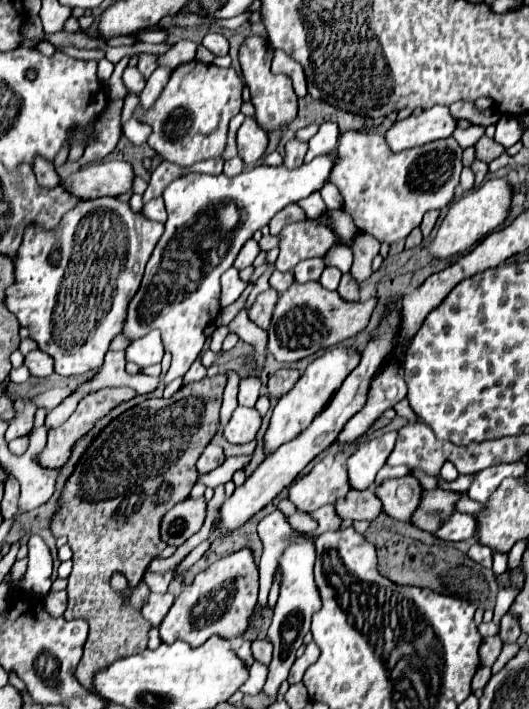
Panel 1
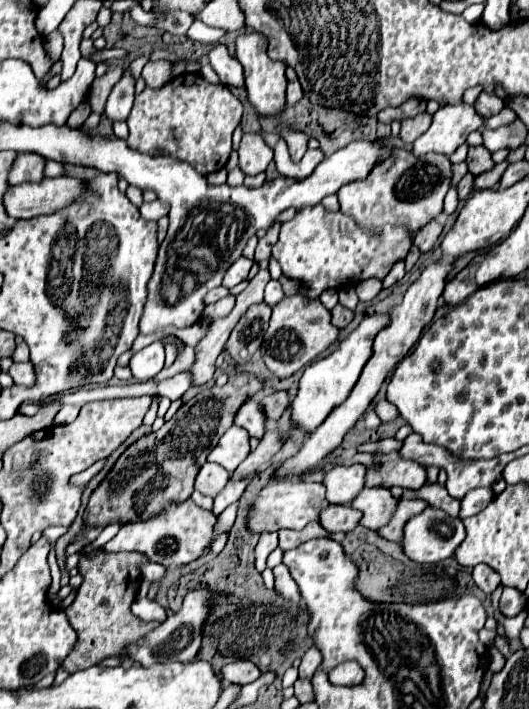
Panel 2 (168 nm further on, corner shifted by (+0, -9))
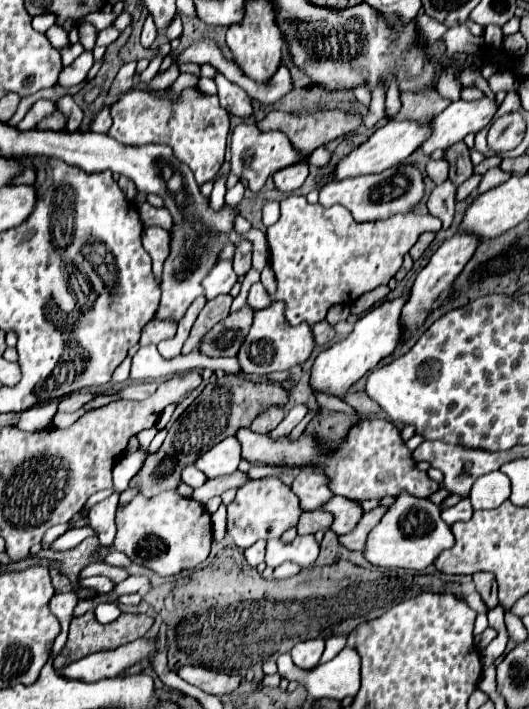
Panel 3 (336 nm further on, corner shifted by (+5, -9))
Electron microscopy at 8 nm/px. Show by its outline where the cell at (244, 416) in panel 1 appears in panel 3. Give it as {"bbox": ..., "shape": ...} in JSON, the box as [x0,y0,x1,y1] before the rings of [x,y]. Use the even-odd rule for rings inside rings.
{"bbox":[194,437,240,479],"shape":[[[226,437],[222,443],[218,443],[208,453],[204,453],[194,461],[194,465],[208,479],[234,473],[238,469],[238,463],[240,463],[240,443],[234,437]]]}

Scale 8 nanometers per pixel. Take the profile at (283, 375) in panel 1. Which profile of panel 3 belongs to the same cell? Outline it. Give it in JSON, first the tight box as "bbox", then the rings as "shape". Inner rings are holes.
{"bbox":[250,409,284,435],"shape":[[[268,409],[268,413],[262,413],[262,415],[250,425],[250,429],[252,429],[254,433],[266,435],[266,433],[270,433],[272,429],[276,429],[282,419],[284,419],[284,411],[282,411],[282,409]]]}

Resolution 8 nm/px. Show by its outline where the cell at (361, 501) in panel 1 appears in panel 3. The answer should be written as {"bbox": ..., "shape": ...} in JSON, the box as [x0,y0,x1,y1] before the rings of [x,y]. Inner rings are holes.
{"bbox":[296,509,332,535],"shape":[[[316,509],[316,511],[306,511],[300,515],[296,523],[296,531],[298,535],[310,535],[316,531],[326,531],[328,525],[332,525],[332,515]]]}

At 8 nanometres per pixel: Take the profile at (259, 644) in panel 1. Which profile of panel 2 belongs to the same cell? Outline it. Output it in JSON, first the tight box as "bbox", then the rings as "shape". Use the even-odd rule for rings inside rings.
{"bbox":[221,659,261,685],"shape":[[[245,659],[225,665],[225,667],[221,669],[221,673],[223,673],[223,677],[225,677],[227,681],[239,683],[239,685],[247,685],[247,683],[255,681],[255,679],[261,675],[259,667],[257,667],[253,661],[245,661]]]}

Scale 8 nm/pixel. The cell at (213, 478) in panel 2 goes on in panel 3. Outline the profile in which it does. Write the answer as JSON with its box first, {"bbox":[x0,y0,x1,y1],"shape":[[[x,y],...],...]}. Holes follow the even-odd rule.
{"bbox":[182,465,206,489],"shape":[[[188,465],[188,467],[182,469],[182,483],[186,483],[186,485],[190,485],[190,487],[196,489],[196,487],[200,487],[204,481],[206,481],[204,473],[200,473],[194,465]]]}

